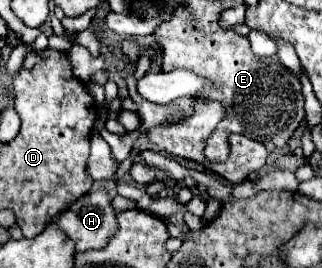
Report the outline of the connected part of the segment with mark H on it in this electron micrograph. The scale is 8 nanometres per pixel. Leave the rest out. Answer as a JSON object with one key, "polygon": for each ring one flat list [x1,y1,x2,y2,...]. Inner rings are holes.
{"polygon":[[95,190,73,202,57,220,57,226,75,242,77,252,99,250,117,230,111,198,105,190]]}

